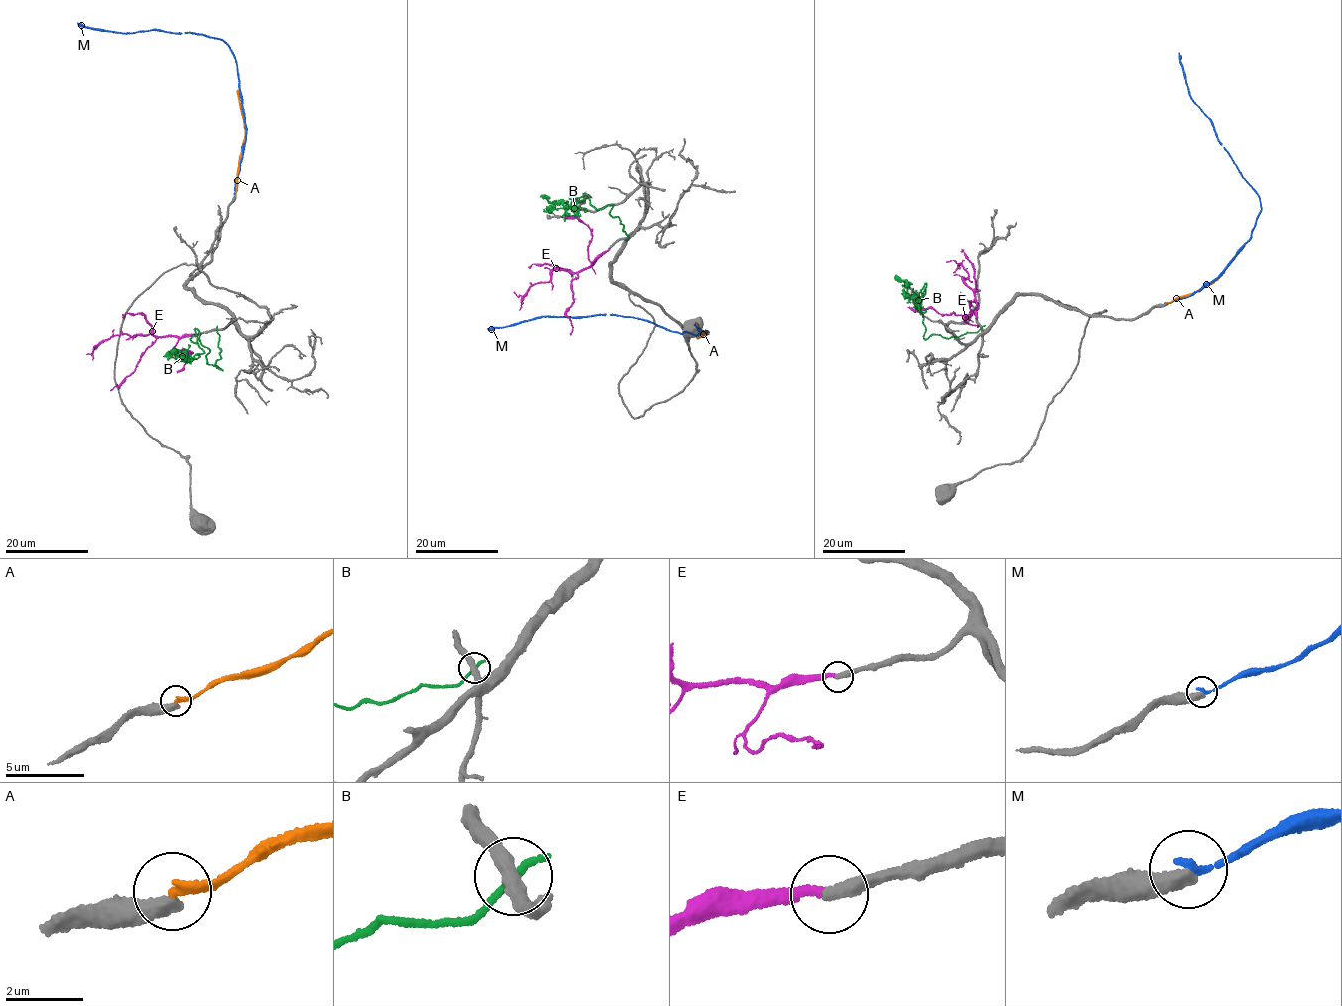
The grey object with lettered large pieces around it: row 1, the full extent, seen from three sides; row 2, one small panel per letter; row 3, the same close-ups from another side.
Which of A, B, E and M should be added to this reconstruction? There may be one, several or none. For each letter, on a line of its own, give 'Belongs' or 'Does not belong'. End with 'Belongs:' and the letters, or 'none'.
A: Does not belong
B: Does not belong
E: Belongs
M: Does not belong
Belongs: E

